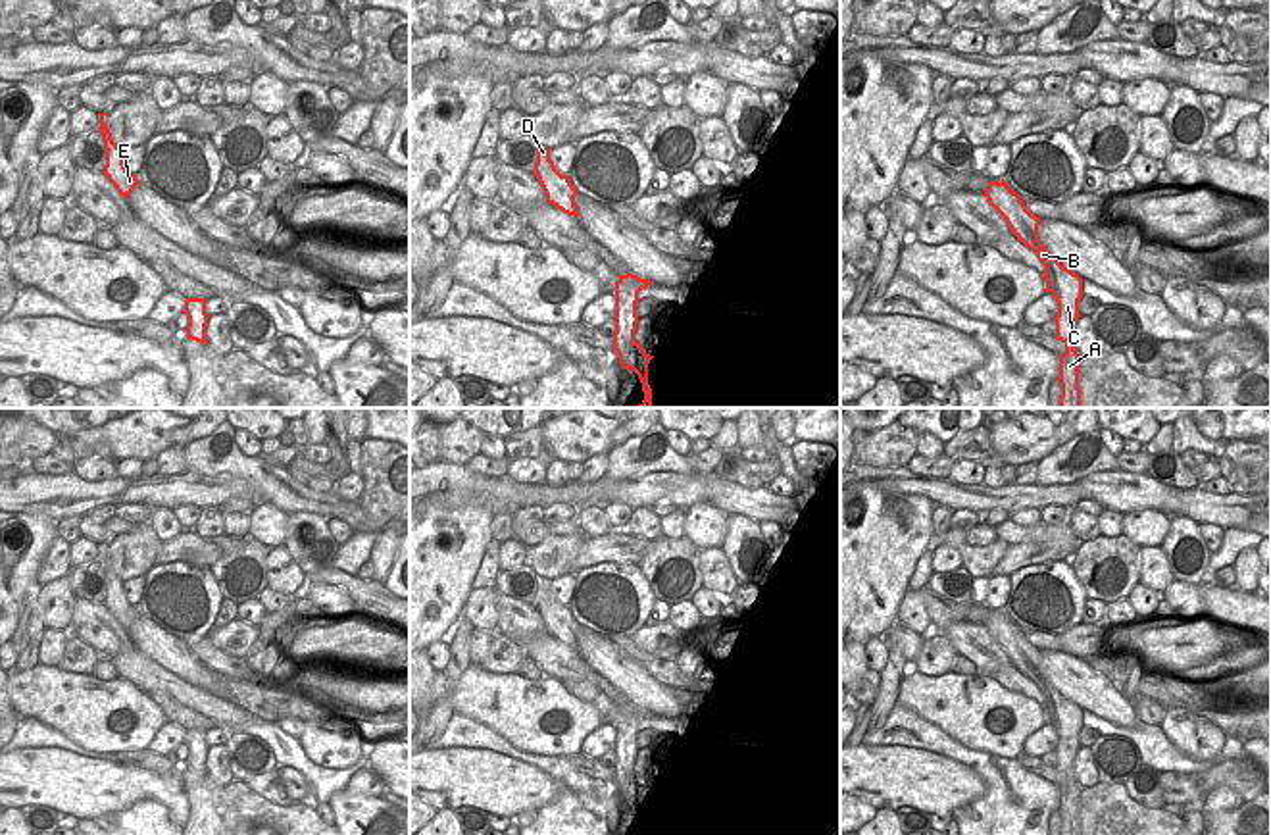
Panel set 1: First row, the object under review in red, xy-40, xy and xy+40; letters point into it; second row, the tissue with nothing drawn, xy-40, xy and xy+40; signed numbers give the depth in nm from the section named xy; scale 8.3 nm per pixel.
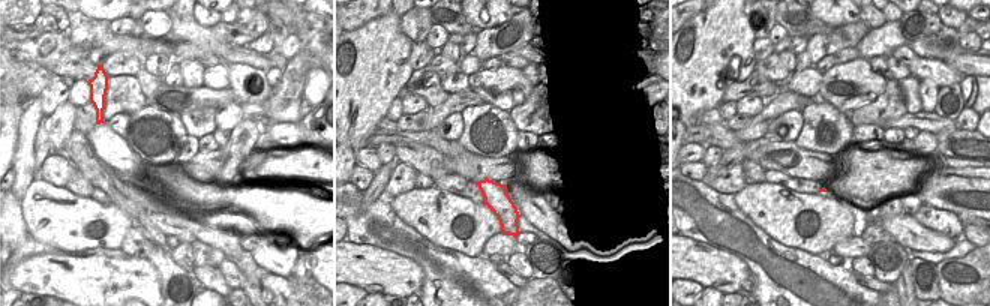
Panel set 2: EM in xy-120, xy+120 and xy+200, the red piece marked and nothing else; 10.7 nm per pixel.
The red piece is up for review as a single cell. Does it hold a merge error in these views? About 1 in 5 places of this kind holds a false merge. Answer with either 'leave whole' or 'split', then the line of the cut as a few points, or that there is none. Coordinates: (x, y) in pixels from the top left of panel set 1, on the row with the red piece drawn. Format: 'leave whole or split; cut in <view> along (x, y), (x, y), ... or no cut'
leave whole; no cut

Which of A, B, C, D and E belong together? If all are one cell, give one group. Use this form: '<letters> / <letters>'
A B C D E

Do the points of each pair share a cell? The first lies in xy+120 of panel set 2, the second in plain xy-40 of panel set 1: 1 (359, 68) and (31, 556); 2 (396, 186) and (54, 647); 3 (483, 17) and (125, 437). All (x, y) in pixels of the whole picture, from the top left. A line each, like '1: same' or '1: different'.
1: same
2: different
3: same

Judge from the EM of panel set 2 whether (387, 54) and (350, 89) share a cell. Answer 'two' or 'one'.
one

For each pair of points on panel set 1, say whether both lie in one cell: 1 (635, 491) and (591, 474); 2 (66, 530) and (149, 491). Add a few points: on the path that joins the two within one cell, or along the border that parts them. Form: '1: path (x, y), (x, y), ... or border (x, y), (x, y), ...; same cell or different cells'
1: border (604, 474), (581, 483); different cells
2: border (79, 514), (56, 522); different cells

